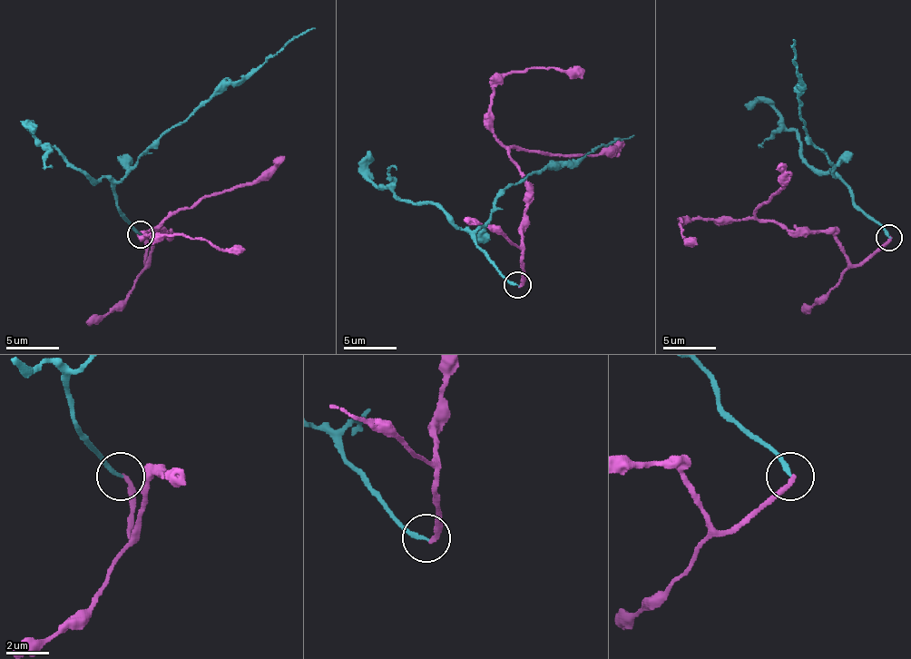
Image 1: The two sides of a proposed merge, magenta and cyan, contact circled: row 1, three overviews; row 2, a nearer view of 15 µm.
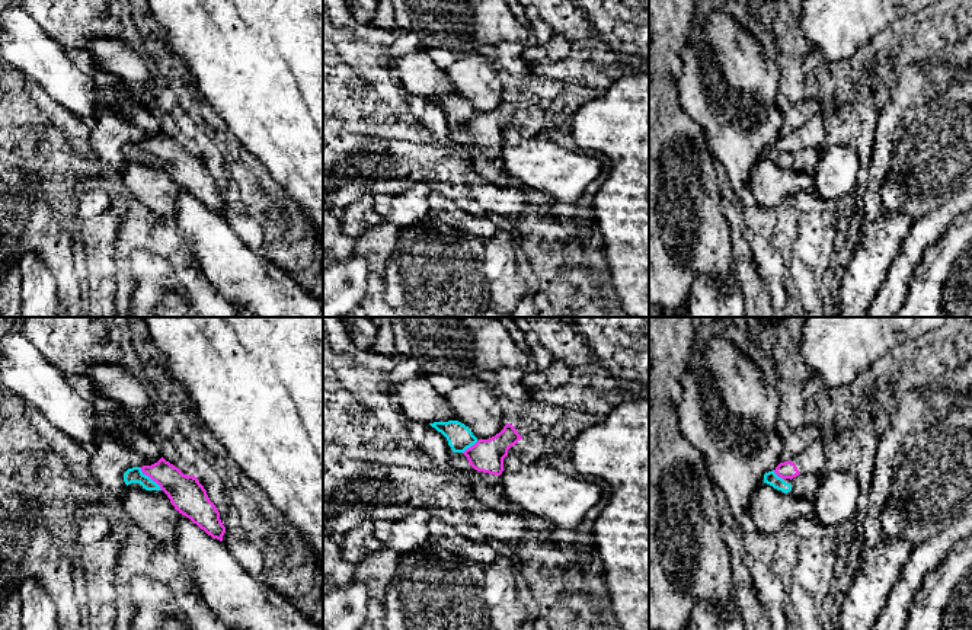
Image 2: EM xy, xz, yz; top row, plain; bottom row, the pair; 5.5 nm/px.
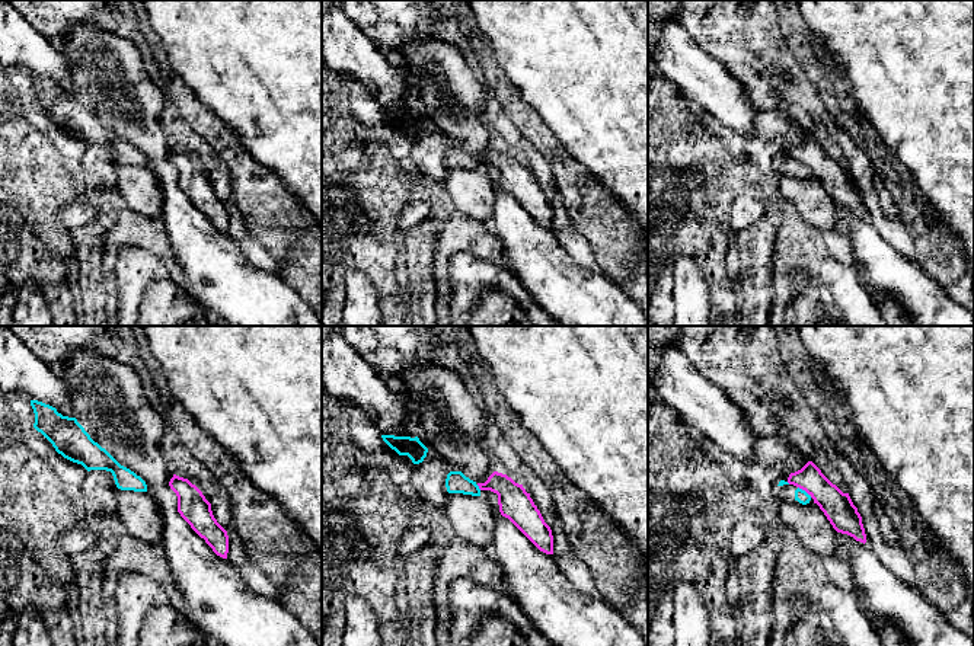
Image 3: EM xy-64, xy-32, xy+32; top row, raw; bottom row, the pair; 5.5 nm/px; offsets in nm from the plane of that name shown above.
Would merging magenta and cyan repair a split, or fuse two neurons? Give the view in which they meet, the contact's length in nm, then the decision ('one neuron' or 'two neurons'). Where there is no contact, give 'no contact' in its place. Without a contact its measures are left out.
xy | 180 nm | two neurons

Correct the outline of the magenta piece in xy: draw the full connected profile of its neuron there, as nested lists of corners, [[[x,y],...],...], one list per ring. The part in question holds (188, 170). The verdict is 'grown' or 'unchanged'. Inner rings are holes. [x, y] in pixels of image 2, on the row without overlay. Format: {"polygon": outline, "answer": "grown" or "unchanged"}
{"polygon": [[[163,131],[157,137],[140,143],[143,148],[160,160],[179,188],[189,192],[212,212],[223,215],[226,201],[220,194],[220,186],[195,150],[183,148]]], "answer": "unchanged"}

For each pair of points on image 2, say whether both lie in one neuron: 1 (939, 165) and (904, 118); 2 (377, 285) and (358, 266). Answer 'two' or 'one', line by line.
1: two
2: two

